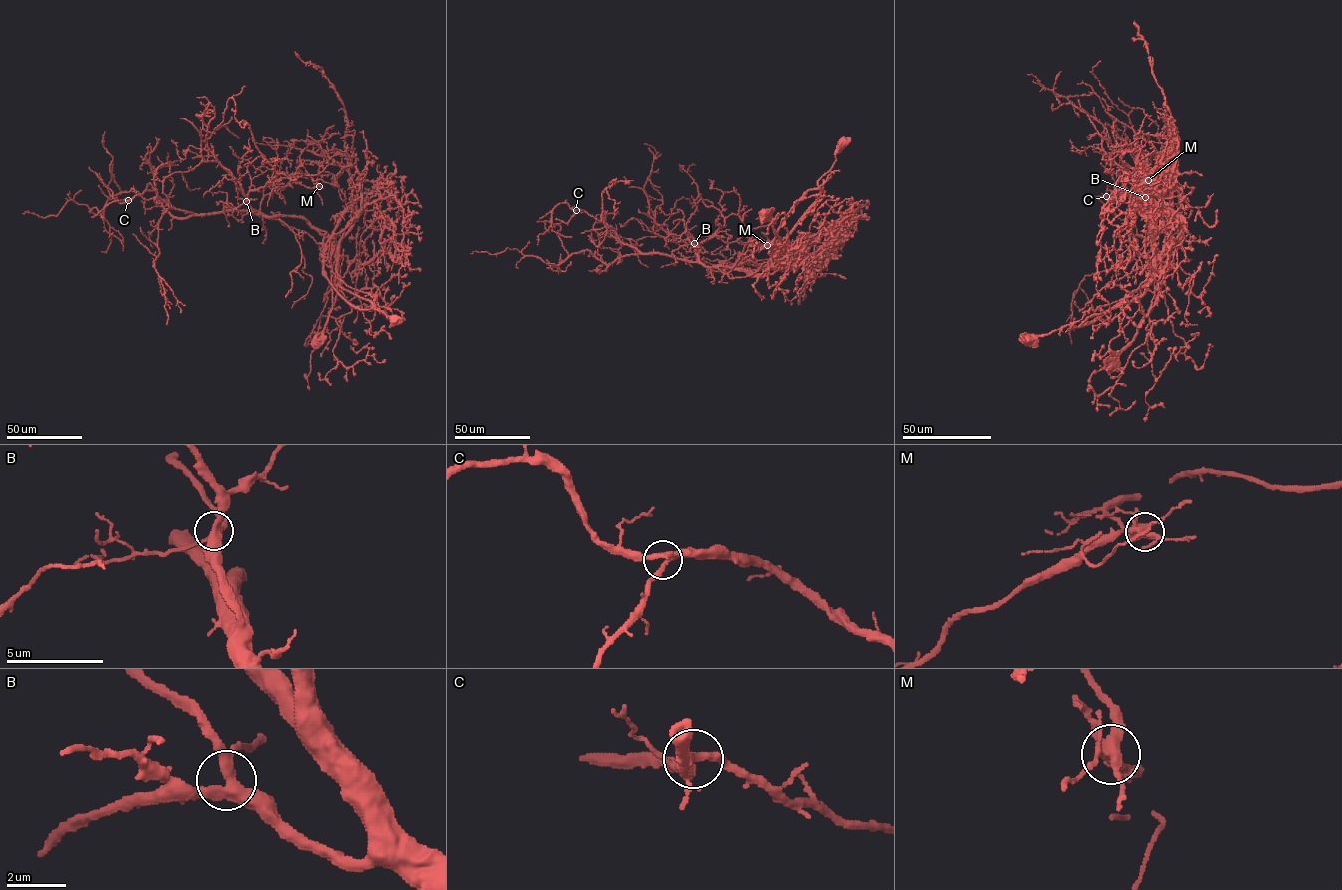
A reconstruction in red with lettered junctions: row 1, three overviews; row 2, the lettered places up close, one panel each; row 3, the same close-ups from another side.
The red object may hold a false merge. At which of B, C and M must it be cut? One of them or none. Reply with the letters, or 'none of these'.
M

